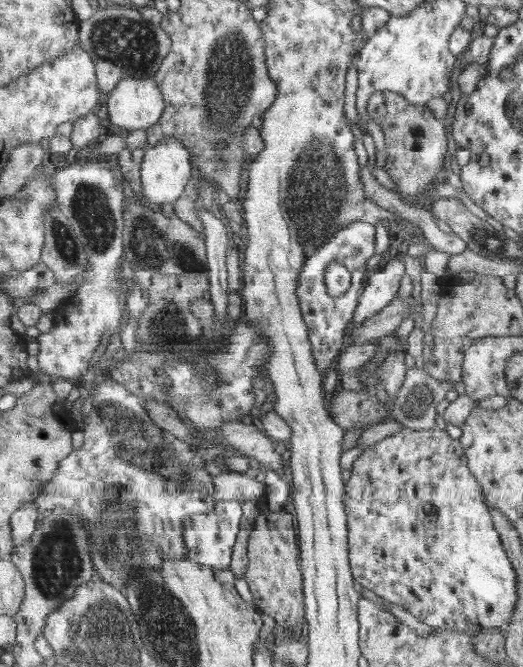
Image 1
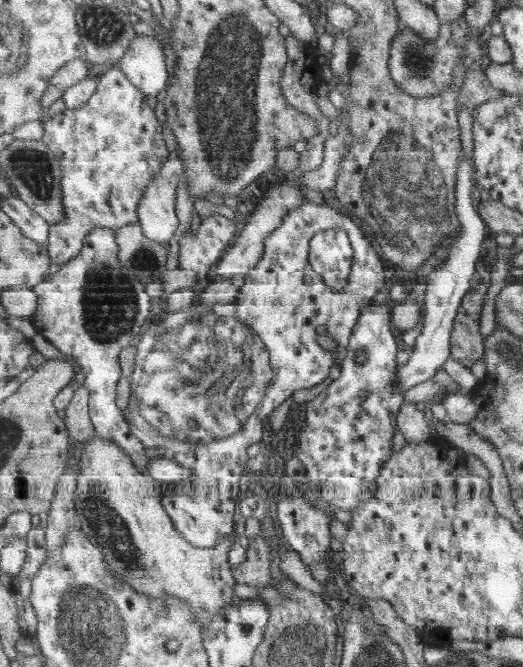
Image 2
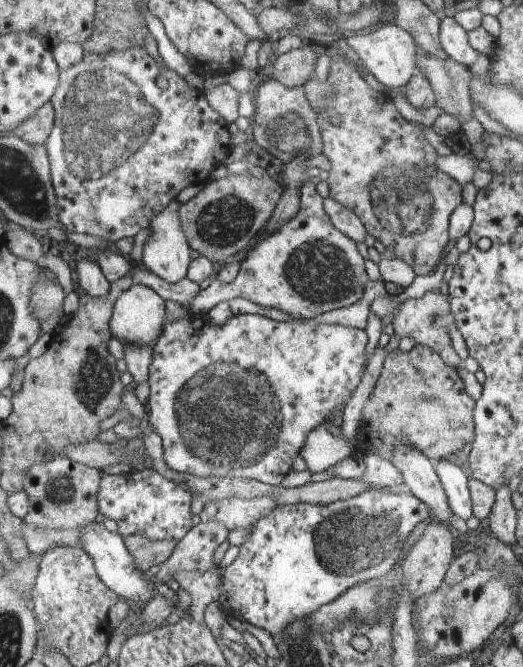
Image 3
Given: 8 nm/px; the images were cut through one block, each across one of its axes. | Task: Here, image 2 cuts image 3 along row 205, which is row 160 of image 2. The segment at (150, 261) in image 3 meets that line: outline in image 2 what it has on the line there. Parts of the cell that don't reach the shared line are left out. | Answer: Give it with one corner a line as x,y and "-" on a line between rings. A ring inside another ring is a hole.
172,147
170,160
164,164
163,170
153,178
153,183
145,192
138,208
138,224
147,238
167,244
175,236
175,232
181,224
181,220
177,218
177,210
175,210
175,206
177,206
177,184
183,177
184,163
180,159
177,149

